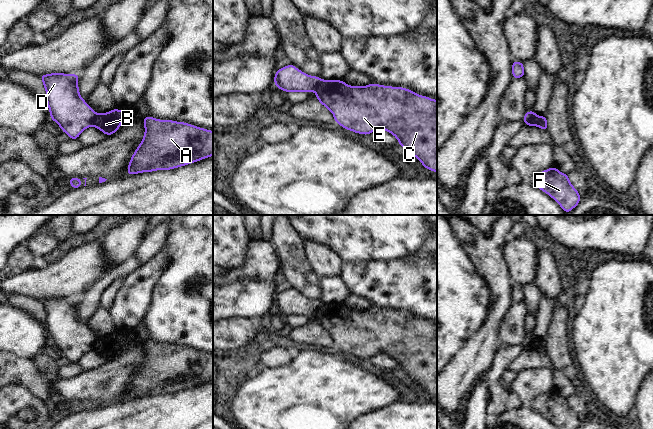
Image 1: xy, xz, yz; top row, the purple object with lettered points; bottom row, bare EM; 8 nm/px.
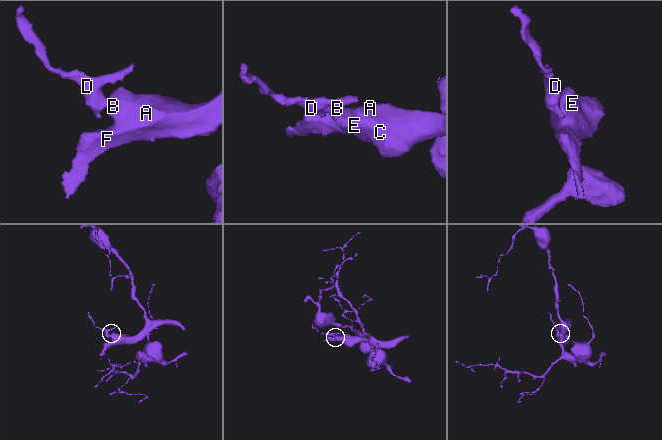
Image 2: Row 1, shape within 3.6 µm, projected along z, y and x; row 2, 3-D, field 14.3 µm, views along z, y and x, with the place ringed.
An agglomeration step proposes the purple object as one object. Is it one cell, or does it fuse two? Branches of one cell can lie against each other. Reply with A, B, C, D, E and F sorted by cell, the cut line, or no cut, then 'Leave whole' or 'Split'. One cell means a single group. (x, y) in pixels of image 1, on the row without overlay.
Groups: A B C E F / D. Split along xy (97, 337), (91, 349). Split

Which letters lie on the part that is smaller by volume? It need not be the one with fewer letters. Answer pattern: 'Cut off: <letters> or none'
Cut off: D

